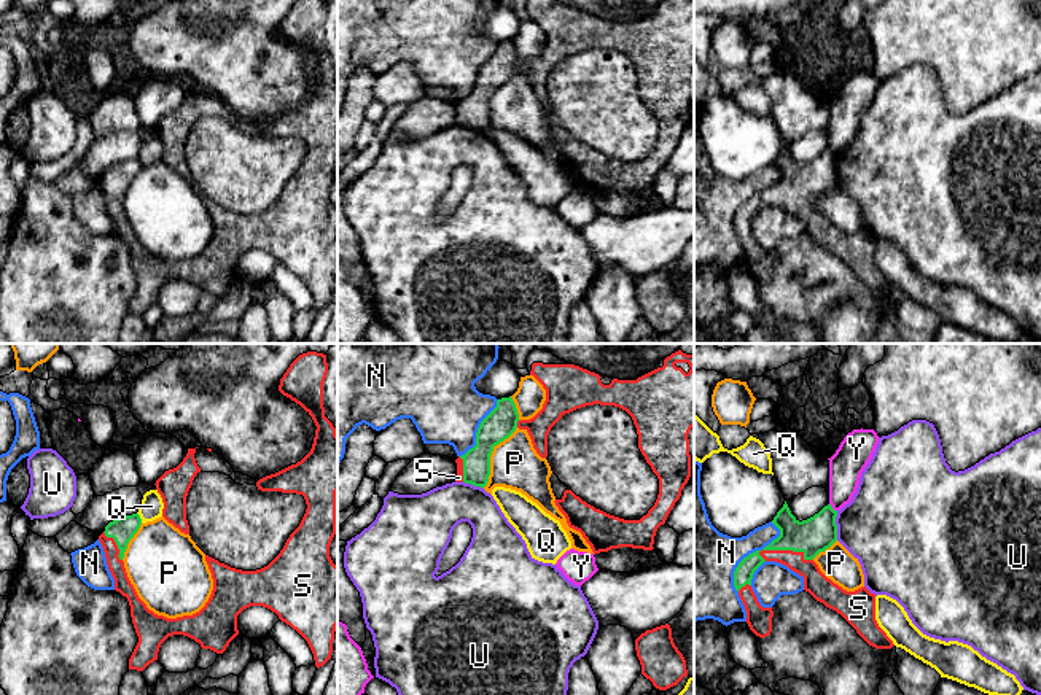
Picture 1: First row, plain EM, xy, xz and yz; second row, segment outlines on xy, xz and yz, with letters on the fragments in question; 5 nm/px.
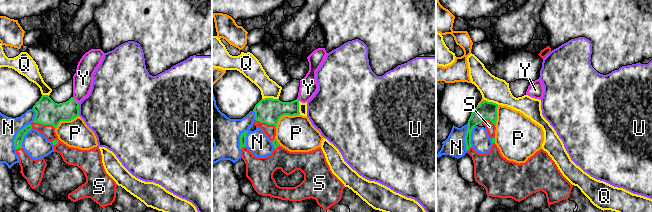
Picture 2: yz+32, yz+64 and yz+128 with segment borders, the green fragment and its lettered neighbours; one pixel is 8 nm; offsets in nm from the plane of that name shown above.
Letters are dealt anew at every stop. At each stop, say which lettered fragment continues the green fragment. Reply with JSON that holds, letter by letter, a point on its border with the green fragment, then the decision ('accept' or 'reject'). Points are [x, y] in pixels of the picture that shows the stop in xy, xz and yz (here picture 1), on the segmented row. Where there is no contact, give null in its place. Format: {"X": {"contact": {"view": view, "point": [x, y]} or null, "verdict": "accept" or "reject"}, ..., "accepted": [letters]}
{"N": {"contact": {"view": "yz", "point": [750, 554]}, "verdict": "reject"}, "P": {"contact": {"view": "xz", "point": [491, 454]}, "verdict": "reject"}, "Q": {"contact": {"view": "xy", "point": [139, 517]}, "verdict": "reject"}, "S": {"contact": {"view": "yz", "point": [787, 549]}, "verdict": "accept"}, "U": {"contact": {"view": "yz", "point": [836, 525]}, "verdict": "reject"}, "Y": {"contact": {"view": "yz", "point": [831, 508]}, "verdict": "reject"}, "accepted": ["S"]}

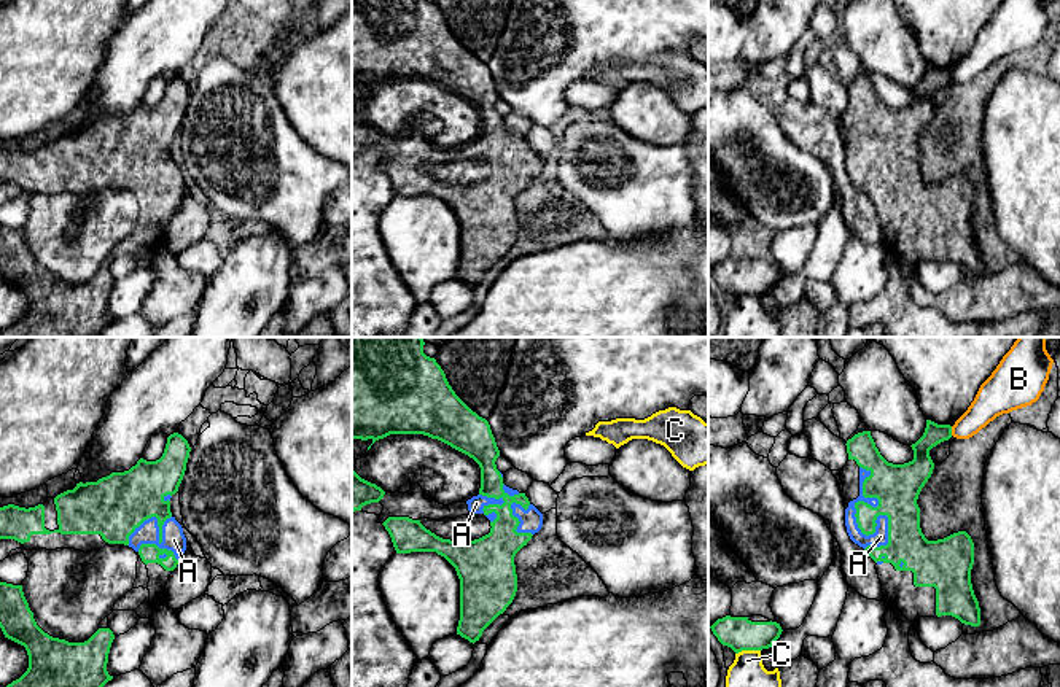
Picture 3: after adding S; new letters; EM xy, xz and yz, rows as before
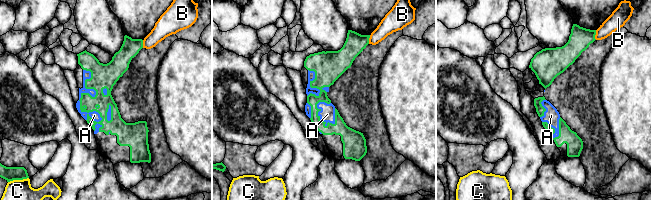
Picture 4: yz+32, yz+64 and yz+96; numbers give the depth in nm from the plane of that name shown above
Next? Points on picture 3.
{"A": {"contact": {"view": "yz", "point": [858, 527]}, "verdict": "accept"}, "B": {"contact": {"view": "yz", "point": [950, 431]}, "verdict": "reject"}, "C": {"contact": {"view": "yz", "point": [747, 649]}, "verdict": "reject"}, "accepted": ["A"]}

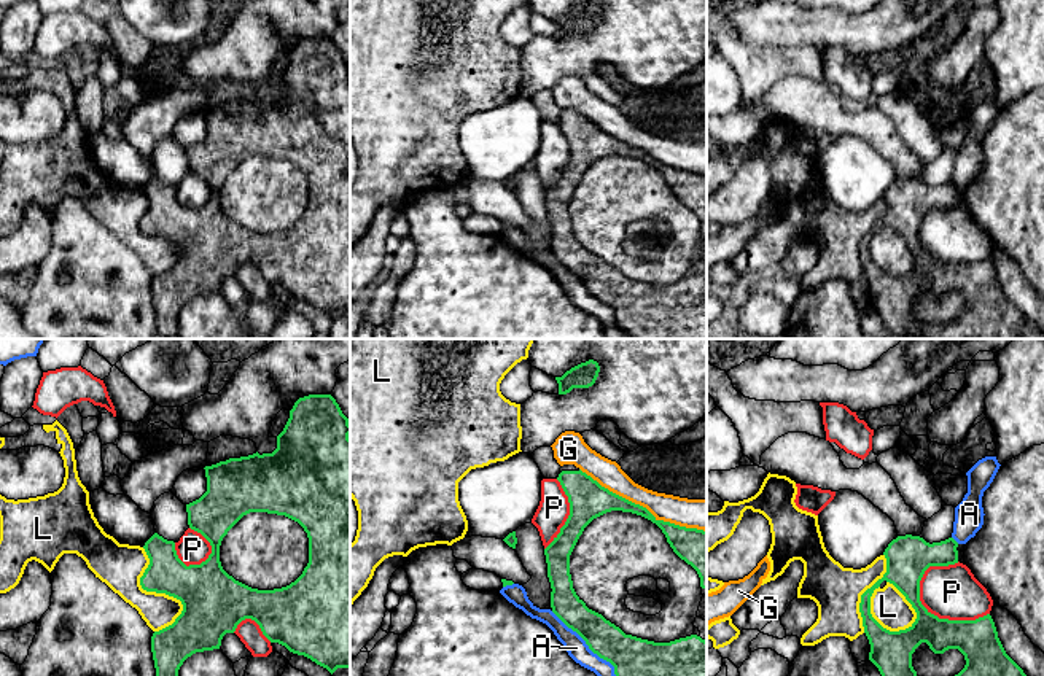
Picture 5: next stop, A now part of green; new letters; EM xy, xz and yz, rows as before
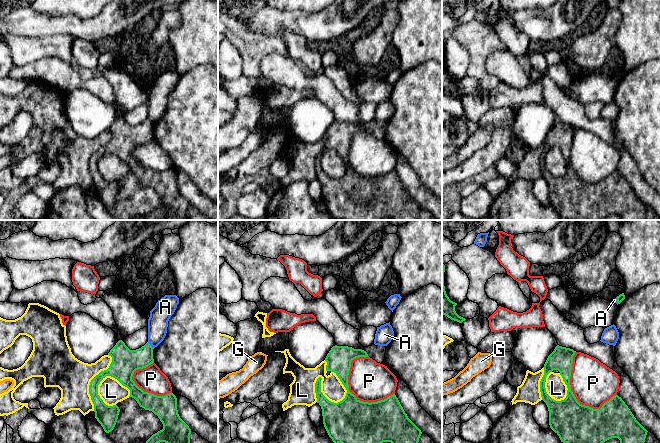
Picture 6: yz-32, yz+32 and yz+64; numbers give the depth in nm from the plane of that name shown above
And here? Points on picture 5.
{"A": {"contact": {"view": "xz", "point": [586, 643]}, "verdict": "reject"}, "G": {"contact": {"view": "xz", "point": [642, 506]}, "verdict": "reject"}, "L": {"contact": {"view": "xy", "point": [159, 592]}, "verdict": "reject"}, "P": {"contact": {"view": "yz", "point": [938, 617]}, "verdict": "reject"}, "accepted": []}

